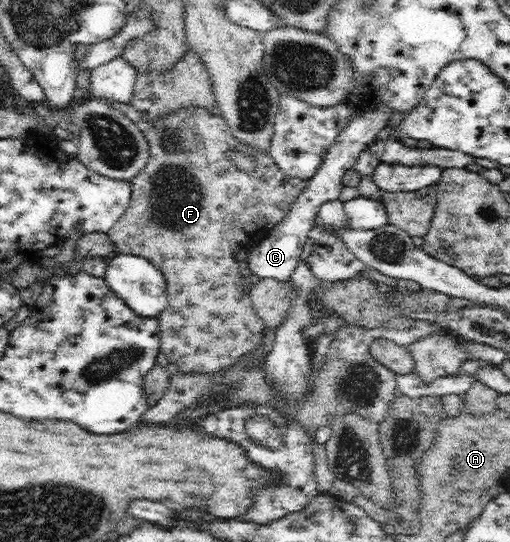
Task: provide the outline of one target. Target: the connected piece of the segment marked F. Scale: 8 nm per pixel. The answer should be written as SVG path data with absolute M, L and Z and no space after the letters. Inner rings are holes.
M190 106L189 108L177 109L175 112L169 113L166 116L160 116L155 120L150 120L149 123L145 122L143 124L143 134L149 145L147 165L136 175L136 178L130 181L131 201L129 207L122 214L122 217L116 221L116 224L110 229L107 235L112 243L114 243L117 253L145 257L164 274L165 280L167 281L167 309L164 309L157 316L160 330L161 352L166 355L169 361L175 363L182 374L211 374L212 372L233 366L242 355L246 355L252 349L256 349L259 345L262 345L262 339L264 339L267 331L264 322L258 317L256 310L252 308L251 295L248 289L243 289L242 284L240 284L242 283L244 275L240 273L234 254L242 245L252 245L264 233L267 235L270 234L276 228L276 225L280 224L280 221L282 221L288 211L290 211L290 208L292 208L292 205L298 199L298 195L308 187L308 180L285 175L269 153L260 151L255 147L250 147L243 141L236 139L227 126L225 118L218 113L212 114L208 108ZM232 149L236 149L252 157L256 164L252 173L240 171L226 157L226 152Z

